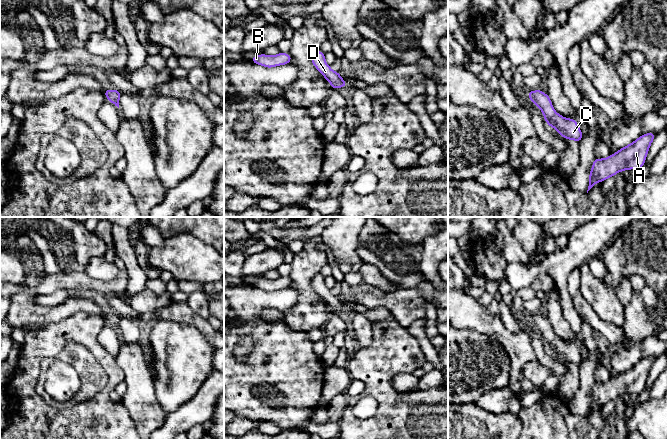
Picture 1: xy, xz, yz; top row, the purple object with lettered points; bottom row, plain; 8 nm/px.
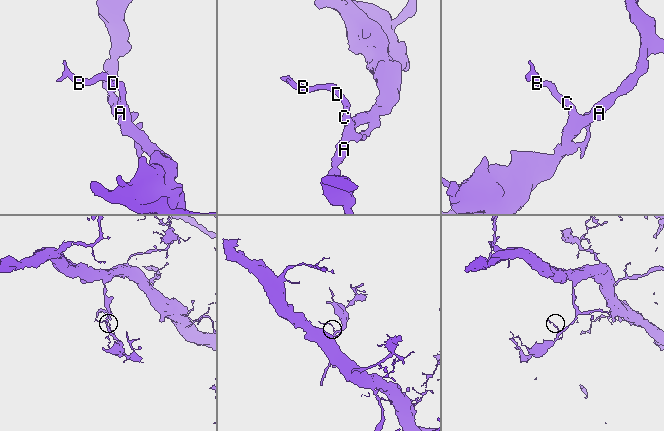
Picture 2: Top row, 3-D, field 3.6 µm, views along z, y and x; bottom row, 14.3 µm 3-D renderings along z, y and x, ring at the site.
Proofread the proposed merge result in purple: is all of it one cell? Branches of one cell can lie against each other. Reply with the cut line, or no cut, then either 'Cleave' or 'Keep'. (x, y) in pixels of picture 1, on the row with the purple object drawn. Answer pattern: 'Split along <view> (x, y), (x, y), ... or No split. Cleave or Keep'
No split. Keep

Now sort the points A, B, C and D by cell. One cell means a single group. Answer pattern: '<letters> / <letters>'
A B C D

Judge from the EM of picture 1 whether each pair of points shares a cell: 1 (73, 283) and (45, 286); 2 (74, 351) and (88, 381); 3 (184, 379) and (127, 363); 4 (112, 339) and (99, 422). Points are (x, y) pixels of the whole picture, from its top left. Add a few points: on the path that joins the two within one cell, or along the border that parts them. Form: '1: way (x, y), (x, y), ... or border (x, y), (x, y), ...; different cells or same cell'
1: way (66, 283), (52, 283); same cell
2: way (79, 358), (88, 368), (88, 374); same cell
3: border (148, 367), (155, 392); different cells
4: border (101, 331), (98, 335), (98, 341), (113, 358); different cells

